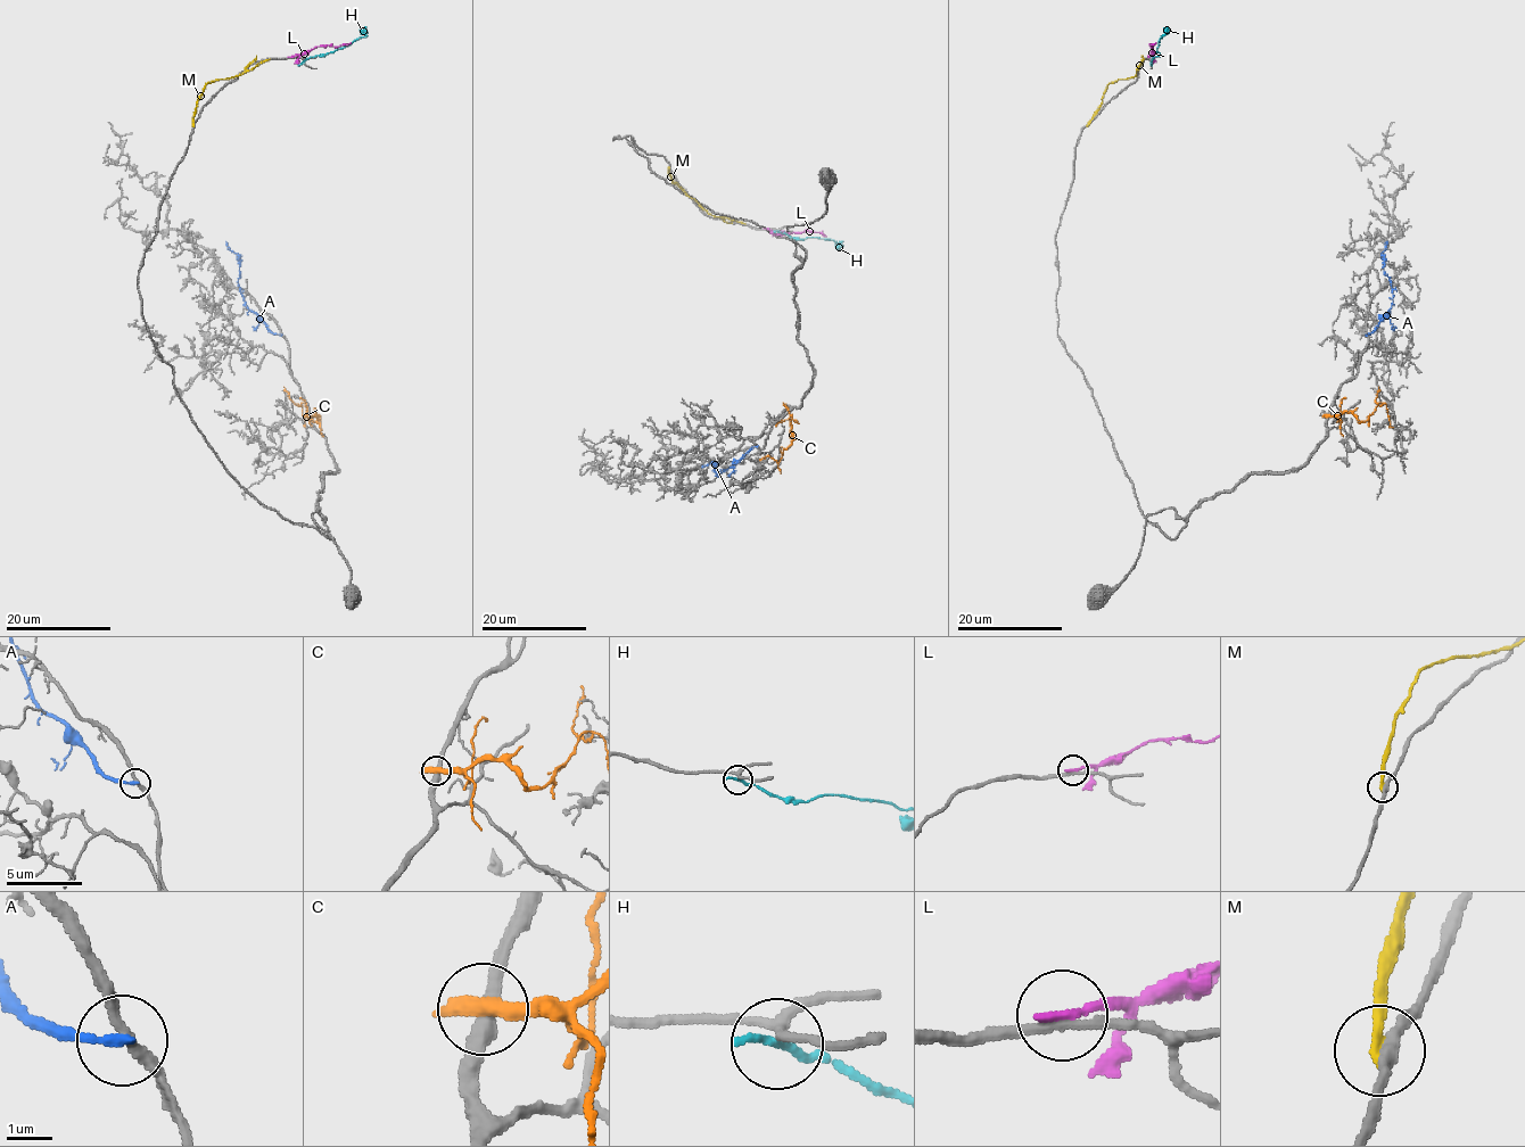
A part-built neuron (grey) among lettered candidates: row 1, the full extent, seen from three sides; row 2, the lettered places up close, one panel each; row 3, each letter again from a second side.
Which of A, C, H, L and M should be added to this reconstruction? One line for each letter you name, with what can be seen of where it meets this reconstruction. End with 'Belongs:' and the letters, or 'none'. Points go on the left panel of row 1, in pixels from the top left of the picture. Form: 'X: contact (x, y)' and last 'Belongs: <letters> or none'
Belongs: none

